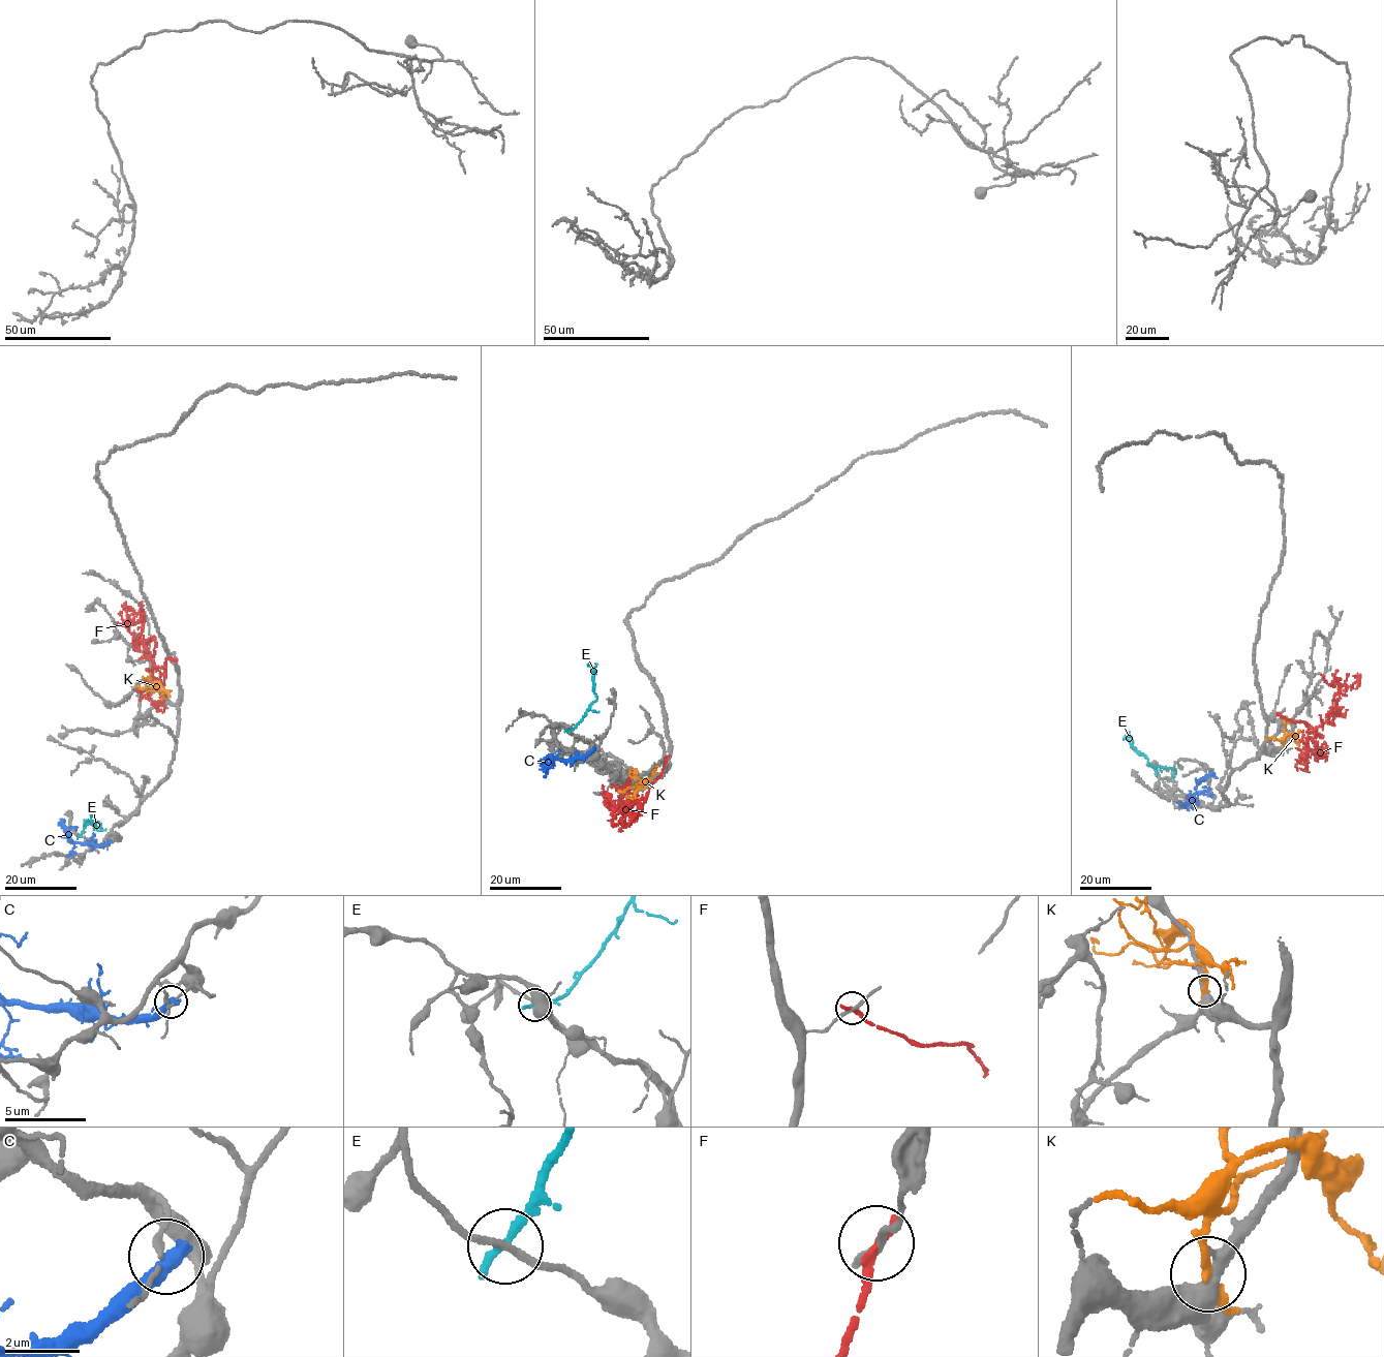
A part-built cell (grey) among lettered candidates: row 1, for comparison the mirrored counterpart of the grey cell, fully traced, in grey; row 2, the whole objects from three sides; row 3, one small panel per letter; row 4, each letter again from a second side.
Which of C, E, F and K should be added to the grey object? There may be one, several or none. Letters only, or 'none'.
none

